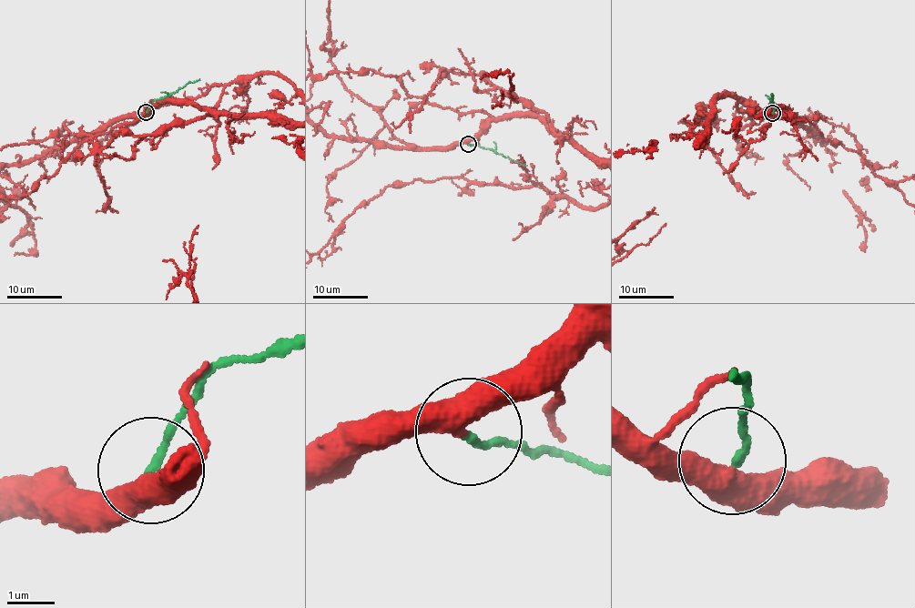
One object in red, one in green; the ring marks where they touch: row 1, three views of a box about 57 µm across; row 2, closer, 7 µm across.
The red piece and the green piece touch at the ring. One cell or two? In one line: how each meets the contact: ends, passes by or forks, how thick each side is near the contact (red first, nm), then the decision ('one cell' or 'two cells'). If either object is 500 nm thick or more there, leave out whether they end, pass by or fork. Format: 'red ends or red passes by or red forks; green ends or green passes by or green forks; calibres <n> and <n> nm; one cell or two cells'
red passes by; green ends; calibres 400 and 150 nm; one cell

